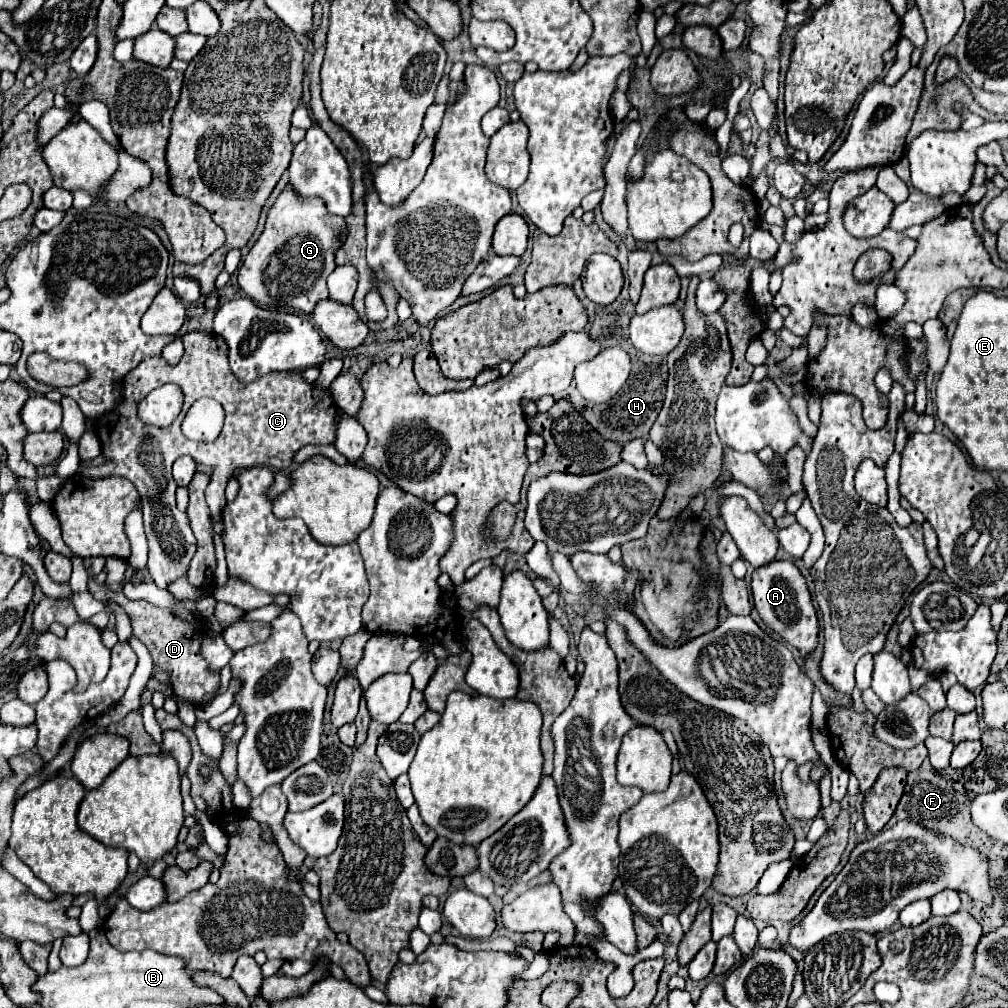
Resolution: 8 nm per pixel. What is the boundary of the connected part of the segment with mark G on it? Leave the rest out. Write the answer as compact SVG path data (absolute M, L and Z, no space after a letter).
M285 188L269 210L263 234L259 236L255 246L249 250L249 254L243 260L243 266L239 268L241 290L265 310L277 310L277 312L287 312L287 314L311 314L315 304L327 298L325 280L335 270L333 258L337 252L337 244L341 244L343 232L345 232L343 218L329 216L319 198L301 202L289 188Z

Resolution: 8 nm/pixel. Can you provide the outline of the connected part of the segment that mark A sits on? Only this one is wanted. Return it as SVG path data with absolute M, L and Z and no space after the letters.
M773 560L773 562L757 568L751 574L751 592L753 592L755 608L761 616L761 620L771 630L775 630L791 646L799 648L801 654L807 654L817 646L817 634L819 634L817 614L811 604L811 594L805 584L805 578L801 576L801 572L797 570L797 566L793 562Z

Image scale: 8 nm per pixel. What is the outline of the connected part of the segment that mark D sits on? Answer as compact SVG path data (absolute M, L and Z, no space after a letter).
M93 576L88 578L88 590L96 600L103 603L111 600L125 608L127 616L131 618L133 634L147 646L147 650L153 658L153 666L157 670L163 670L169 674L173 692L177 696L183 696L183 698L197 702L197 704L205 704L211 700L211 696L219 688L219 674L209 672L209 668L205 666L205 660L199 654L199 640L203 636L201 626L191 626L187 622L181 622L169 610L157 608L146 600L131 601L122 591L113 592L110 587L97 583Z

